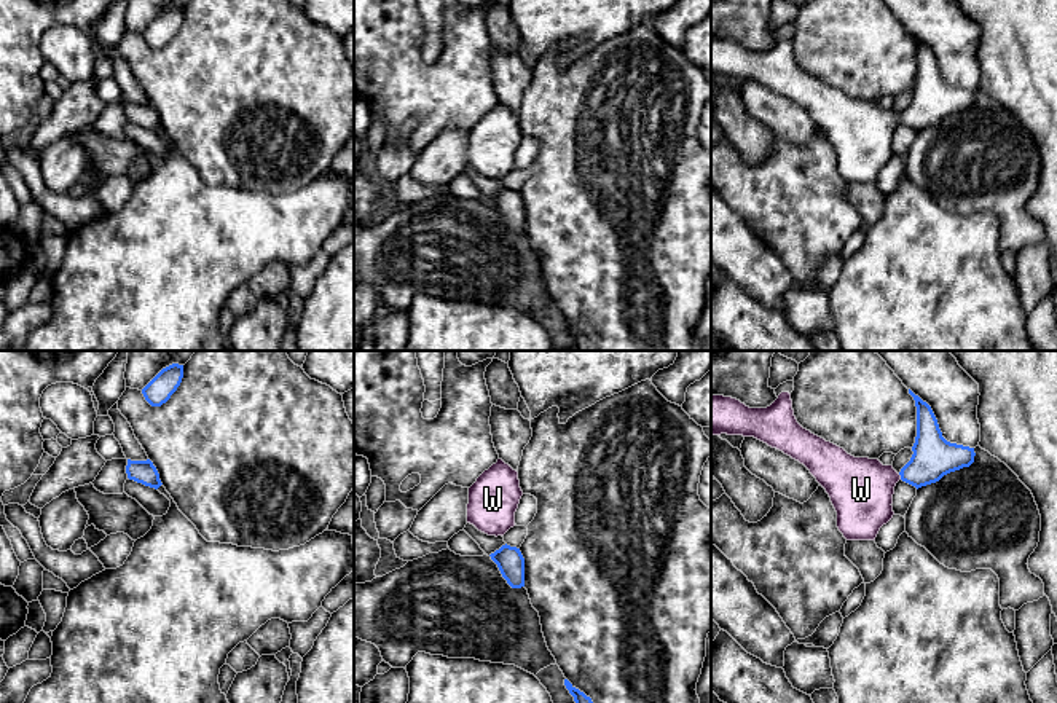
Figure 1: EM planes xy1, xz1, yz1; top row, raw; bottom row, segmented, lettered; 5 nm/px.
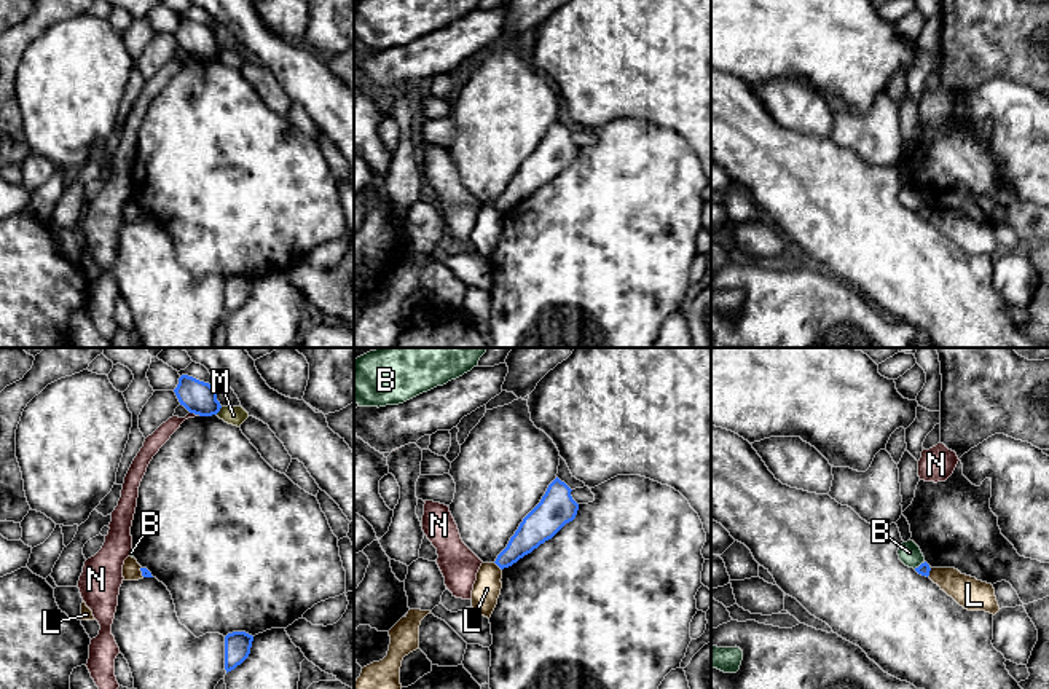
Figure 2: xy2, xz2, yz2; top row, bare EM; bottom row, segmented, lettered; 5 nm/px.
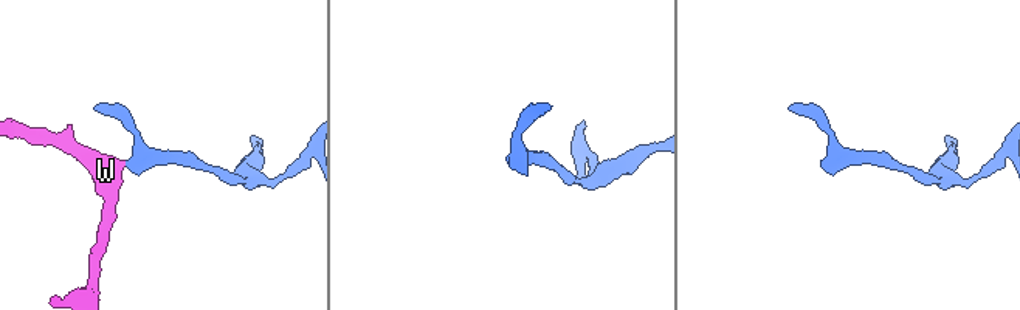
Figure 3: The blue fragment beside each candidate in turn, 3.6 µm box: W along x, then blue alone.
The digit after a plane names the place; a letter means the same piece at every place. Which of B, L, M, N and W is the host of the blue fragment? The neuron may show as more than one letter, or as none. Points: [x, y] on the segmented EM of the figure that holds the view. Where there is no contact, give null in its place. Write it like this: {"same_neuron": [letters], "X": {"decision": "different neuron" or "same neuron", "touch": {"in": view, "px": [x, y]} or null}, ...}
{"same_neuron": ["W"], "B": {"decision": "different neuron", "touch": {"in": "yz2", "px": [920, 565]}}, "L": {"decision": "different neuron", "touch": {"in": "xz2", "px": [498, 565]}}, "M": {"decision": "different neuron", "touch": {"in": "xy2", "px": [219, 410]}}, "N": {"decision": "different neuron", "touch": {"in": "xy2", "px": [195, 413]}}, "W": {"decision": "same neuron", "touch": {"in": "yz1", "px": [901, 477]}}}

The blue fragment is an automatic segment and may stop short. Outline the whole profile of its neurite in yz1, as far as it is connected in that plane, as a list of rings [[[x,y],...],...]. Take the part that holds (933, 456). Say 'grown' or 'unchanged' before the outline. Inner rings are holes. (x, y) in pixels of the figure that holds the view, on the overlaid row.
grown; [[[910,389],[909,394],[917,406],[917,437],[912,446],[914,454],[899,473],[893,465],[883,465],[878,459],[855,458],[843,448],[804,429],[794,416],[789,392],[781,392],[767,408],[749,408],[737,399],[711,395],[711,435],[754,437],[799,461],[829,494],[837,512],[837,528],[843,537],[847,540],[875,540],[880,528],[894,515],[891,504],[899,480],[918,489],[939,481],[950,472],[969,467],[976,456],[974,448],[947,442],[931,406]]]

